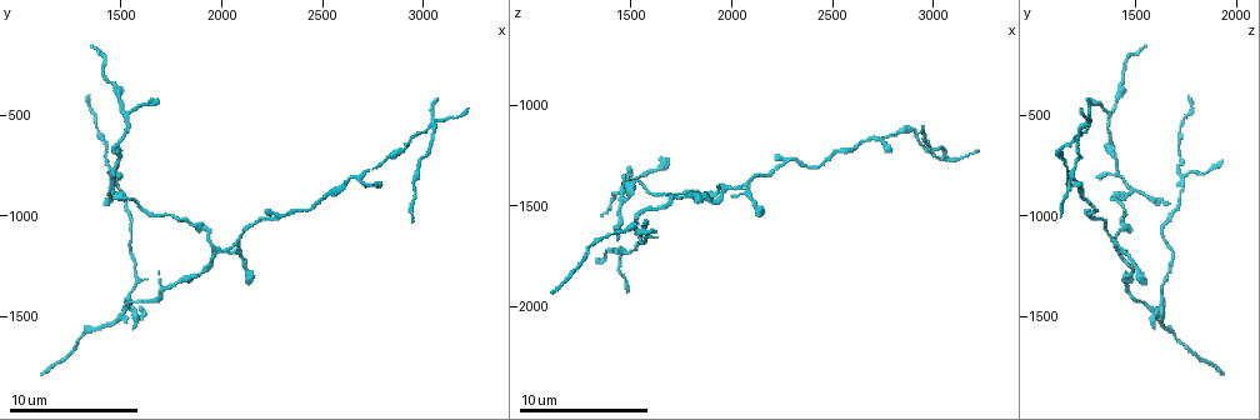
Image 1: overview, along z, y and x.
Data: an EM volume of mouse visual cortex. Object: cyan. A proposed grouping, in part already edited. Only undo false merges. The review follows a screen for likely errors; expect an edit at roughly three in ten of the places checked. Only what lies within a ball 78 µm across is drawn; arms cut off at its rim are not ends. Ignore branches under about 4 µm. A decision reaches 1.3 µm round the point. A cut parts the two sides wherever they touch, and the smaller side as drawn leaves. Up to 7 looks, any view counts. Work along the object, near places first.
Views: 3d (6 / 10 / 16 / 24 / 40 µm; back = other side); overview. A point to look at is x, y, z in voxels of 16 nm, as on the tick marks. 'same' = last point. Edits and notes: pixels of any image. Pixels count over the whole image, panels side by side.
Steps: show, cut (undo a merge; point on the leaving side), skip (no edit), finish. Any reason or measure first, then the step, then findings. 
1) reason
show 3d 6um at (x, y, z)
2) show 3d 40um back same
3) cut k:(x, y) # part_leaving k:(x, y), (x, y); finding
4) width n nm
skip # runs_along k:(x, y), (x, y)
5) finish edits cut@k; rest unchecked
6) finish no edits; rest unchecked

four or more arms meet
show 3d 6um at (2020, 1160, 1410)

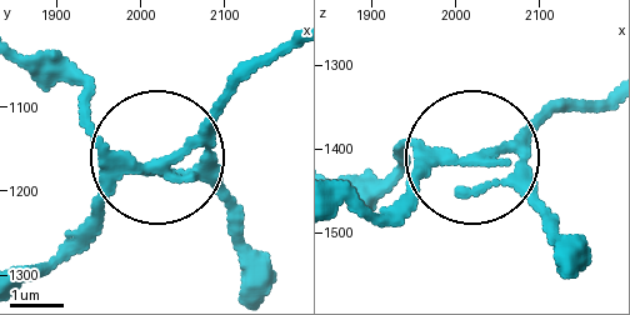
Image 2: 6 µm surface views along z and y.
side_arm 32 um; arms 5
skip # all the same cell

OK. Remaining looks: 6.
sudden change in width
show 3d 10um at (1780, 1320, 1460)

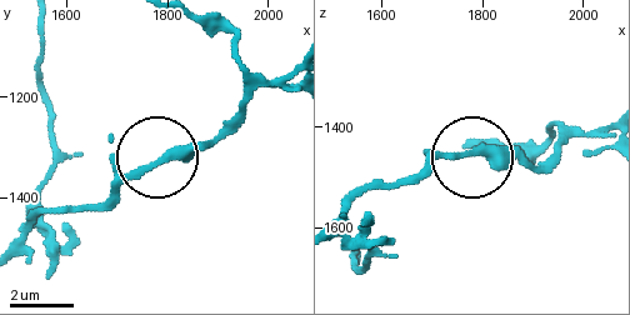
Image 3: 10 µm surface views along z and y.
skip # one cell here

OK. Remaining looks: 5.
four arms meet
show 3d 6um at (1540, 1500, 1600)

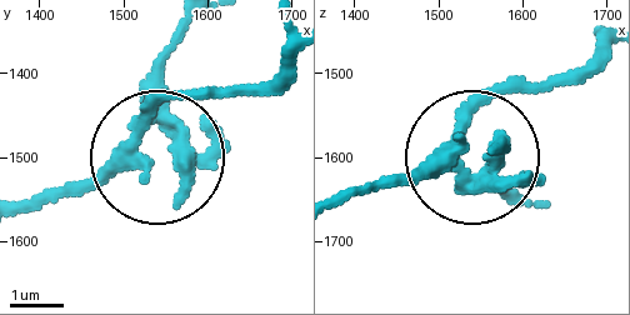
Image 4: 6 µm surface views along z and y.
cut 4:(214, 121) # part_leaving 4:(130, 119), (179, 24); two cells meet here

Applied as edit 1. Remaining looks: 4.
finish edits cut@4; rest unchecked

